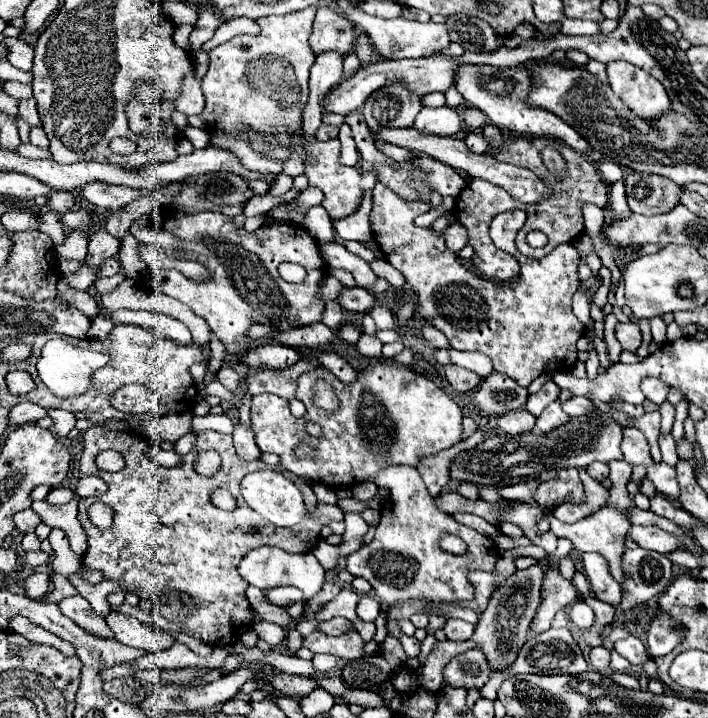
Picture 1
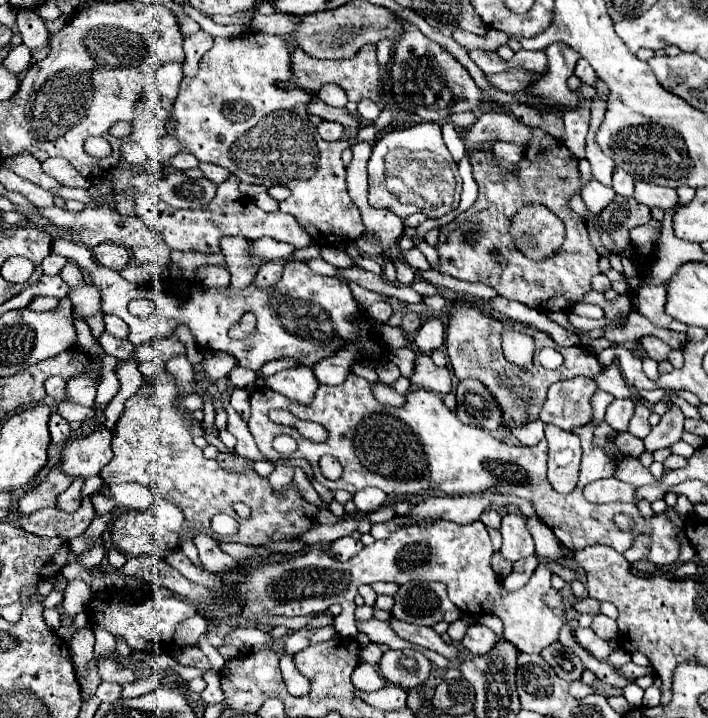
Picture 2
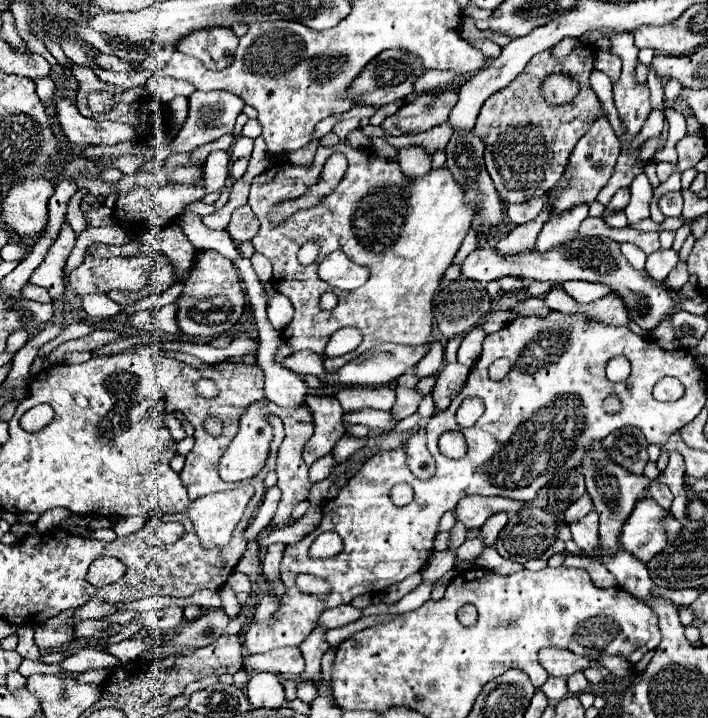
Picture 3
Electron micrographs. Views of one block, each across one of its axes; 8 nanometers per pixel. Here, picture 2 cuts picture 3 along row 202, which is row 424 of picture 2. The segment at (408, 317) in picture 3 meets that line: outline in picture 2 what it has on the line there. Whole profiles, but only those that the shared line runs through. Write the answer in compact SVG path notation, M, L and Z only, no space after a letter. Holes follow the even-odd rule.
M348 374L346 380L340 386L324 386L320 384L314 396L314 402L308 406L292 404L292 400L284 400L278 392L272 392L270 388L256 388L250 398L252 404L252 416L248 422L248 428L256 440L258 450L266 460L280 460L284 458L274 448L270 448L270 442L278 434L288 434L298 442L298 450L290 458L306 458L316 474L316 480L324 484L330 490L348 490L350 494L376 486L384 490L388 496L402 496L402 494L418 494L420 490L436 488L444 494L476 494L484 492L496 486L496 492L510 492L520 498L528 498L534 502L536 514L548 528L554 530L556 538L572 552L604 544L614 548L616 552L626 552L634 538L640 532L650 532L652 536L652 550L648 554L648 560L652 560L658 566L670 566L678 560L678 548L680 542L676 540L676 534L680 532L666 514L656 514L650 520L644 520L634 504L606 504L606 506L594 506L586 500L582 500L582 488L598 478L606 478L616 470L616 466L608 460L604 450L592 446L592 428L574 428L576 436L582 440L582 464L580 464L580 480L574 492L570 494L556 494L546 478L546 460L548 460L548 442L540 440L536 446L506 446L490 436L490 432L472 428L468 424L462 424L458 416L448 410L438 394L432 394L428 390L410 390L406 394L406 404L400 408L388 408L382 406L372 390L370 382L356 374ZM282 408L292 410L302 420L318 422L328 430L326 442L310 442L302 438L302 434L296 428L278 426L268 420L268 410ZM330 454L334 456L344 472L336 482L330 482L322 476L318 460ZM614 514L626 514L634 520L634 528L620 530L614 524Z

